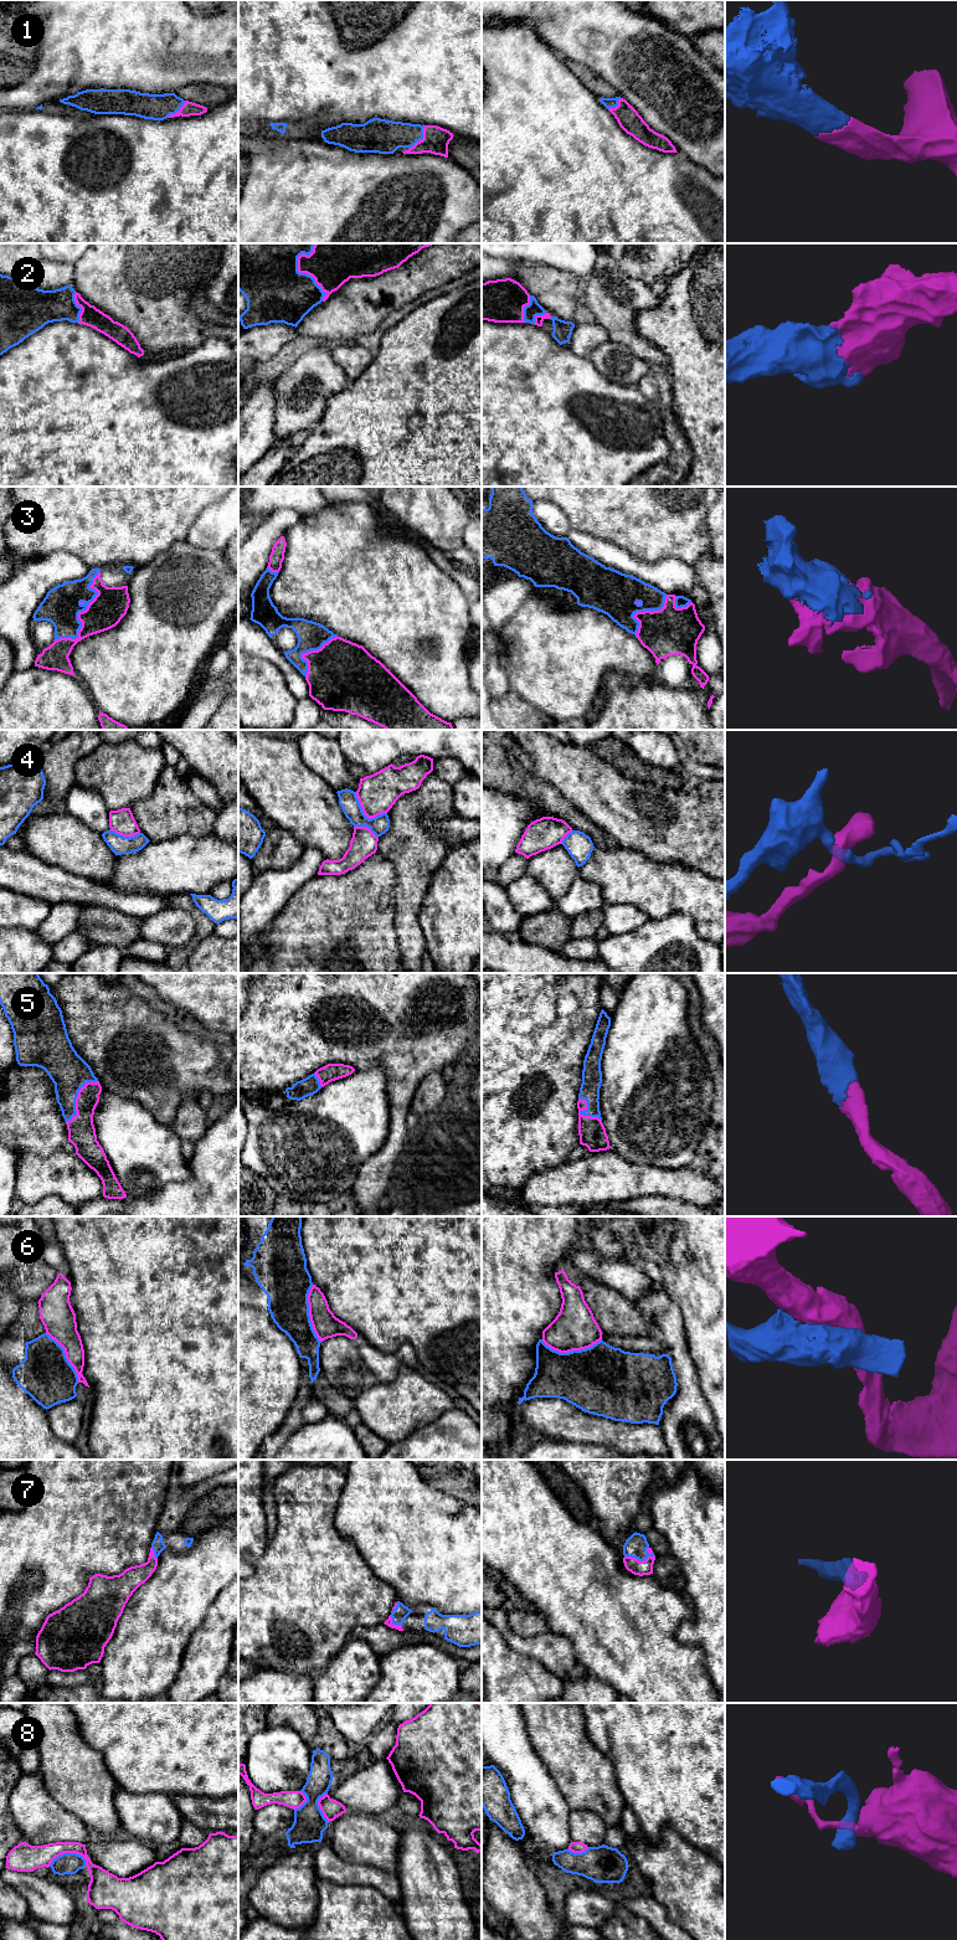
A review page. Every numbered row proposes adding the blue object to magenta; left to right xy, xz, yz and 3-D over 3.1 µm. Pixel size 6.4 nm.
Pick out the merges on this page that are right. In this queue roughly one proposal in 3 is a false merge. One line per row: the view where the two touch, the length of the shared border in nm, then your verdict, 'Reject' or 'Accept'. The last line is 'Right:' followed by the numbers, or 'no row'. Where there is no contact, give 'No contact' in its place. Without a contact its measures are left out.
1: Touches magenta in xz. Shared border 190 nm. Accept
2: Touches magenta in xz. Shared border 380 nm. Accept
3: Touches magenta in xy. Shared border 550 nm. Accept
4: Touches magenta in xz. Shared border 240 nm. Reject
5: Touches magenta in xy. Shared border 340 nm. Accept
6: Touches magenta in yz. Shared border 400 nm. Reject
7: Touches magenta in yz. Shared border 200 nm. Accept
8: Touches magenta in xy. Shared border 260 nm. Reject
Right: 1, 2, 3, 5, 7

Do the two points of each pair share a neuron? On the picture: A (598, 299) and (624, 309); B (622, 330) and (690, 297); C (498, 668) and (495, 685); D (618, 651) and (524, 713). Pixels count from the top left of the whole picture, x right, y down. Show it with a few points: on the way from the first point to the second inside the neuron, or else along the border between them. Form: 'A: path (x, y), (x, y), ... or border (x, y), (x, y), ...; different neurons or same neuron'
A: path (605, 299), (613, 299), (618, 304); same neuron
B: border (657, 305), (636, 317), (636, 330), (655, 344); different neurons
C: path (497, 672), (497, 682); same neuron
D: border (510, 688), (549, 716); different neurons

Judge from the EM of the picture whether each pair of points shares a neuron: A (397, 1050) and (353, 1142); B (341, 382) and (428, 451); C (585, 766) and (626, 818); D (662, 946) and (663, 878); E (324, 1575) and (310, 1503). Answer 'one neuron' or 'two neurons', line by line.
A: two neurons
B: two neurons
C: one neuron
D: two neurons
E: one neuron

